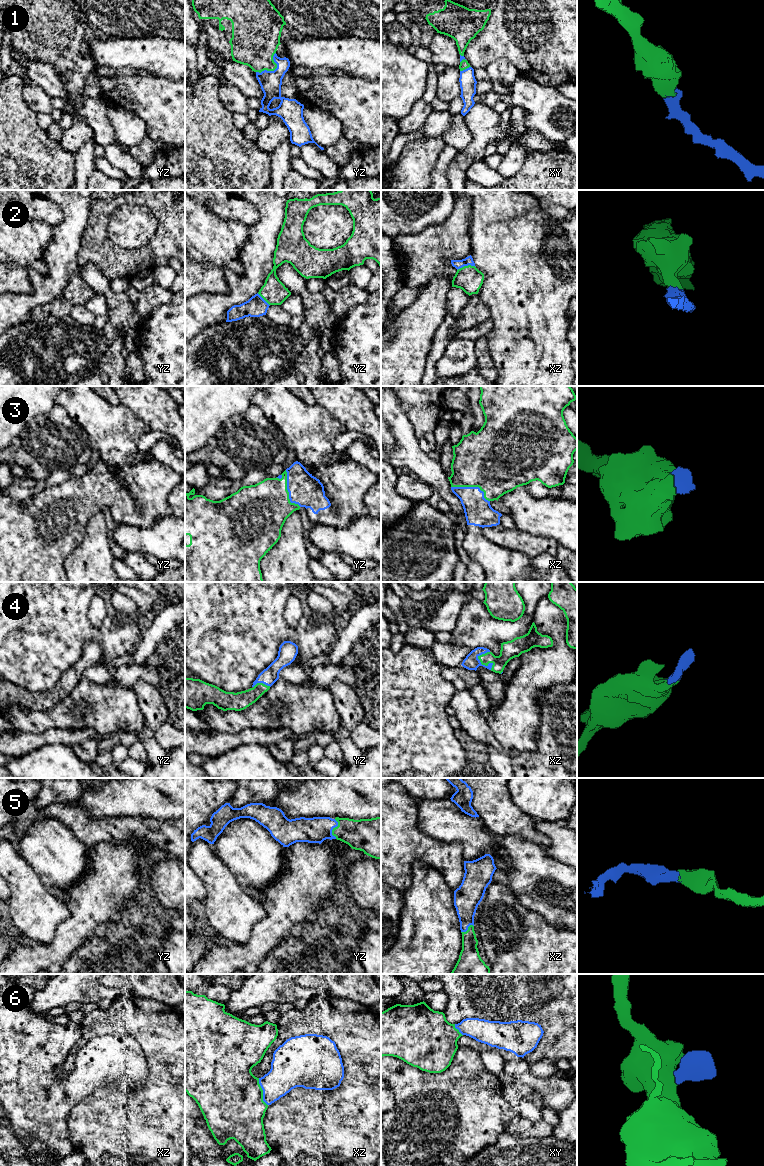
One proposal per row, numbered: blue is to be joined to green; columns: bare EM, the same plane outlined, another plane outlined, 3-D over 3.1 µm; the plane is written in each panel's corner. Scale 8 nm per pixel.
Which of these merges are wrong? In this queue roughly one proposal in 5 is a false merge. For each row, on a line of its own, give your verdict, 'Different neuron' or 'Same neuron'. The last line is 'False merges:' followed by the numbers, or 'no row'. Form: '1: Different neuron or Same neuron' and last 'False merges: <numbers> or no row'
1: Same neuron
2: Same neuron
3: Same neuron
4: Same neuron
5: Same neuron
6: Same neuron
False merges: no row

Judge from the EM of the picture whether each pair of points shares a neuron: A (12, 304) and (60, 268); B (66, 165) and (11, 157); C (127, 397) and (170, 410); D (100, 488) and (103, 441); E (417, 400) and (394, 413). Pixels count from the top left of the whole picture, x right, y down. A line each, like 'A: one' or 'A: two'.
A: one
B: one
C: one
D: two
E: two

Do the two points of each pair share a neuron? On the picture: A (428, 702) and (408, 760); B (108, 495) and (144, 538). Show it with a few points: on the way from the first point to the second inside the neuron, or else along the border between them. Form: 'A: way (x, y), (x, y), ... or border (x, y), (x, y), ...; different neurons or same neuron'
A: way (414, 716), (408, 722), (408, 746); same neuron
B: border (157, 520), (148, 527), (134, 527), (117, 522); different neurons

